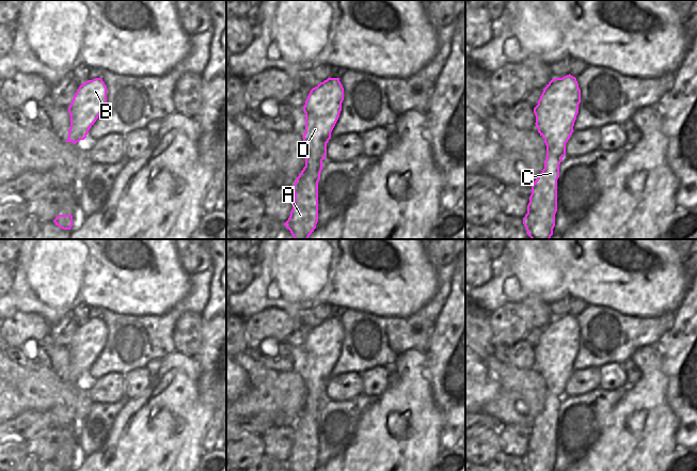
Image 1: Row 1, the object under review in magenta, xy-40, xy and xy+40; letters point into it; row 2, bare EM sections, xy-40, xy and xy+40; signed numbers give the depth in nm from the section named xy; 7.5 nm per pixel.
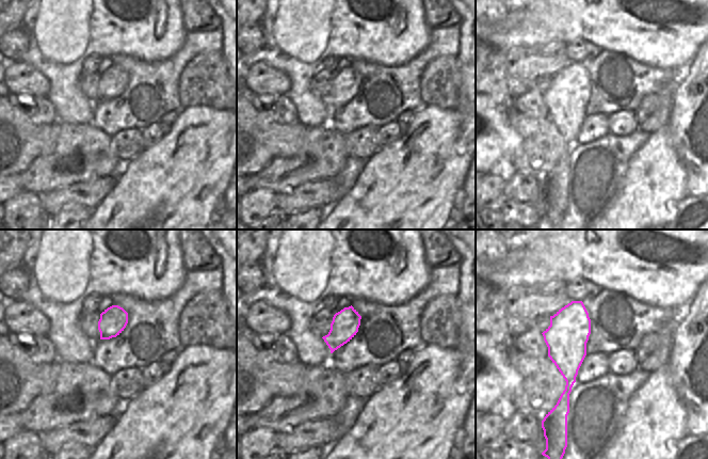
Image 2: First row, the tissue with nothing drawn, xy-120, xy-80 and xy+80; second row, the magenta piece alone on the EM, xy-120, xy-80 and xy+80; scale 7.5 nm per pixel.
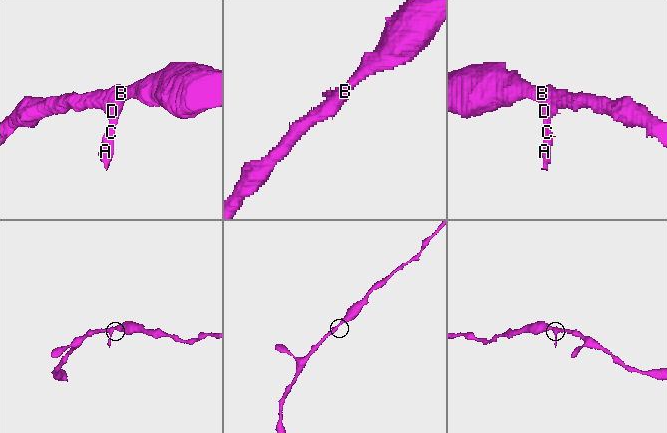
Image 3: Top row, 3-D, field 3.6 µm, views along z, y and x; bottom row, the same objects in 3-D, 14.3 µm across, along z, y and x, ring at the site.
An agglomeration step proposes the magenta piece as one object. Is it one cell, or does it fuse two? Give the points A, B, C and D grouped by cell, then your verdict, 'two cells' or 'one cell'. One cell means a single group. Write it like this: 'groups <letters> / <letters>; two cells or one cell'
groups A B C D; one cell

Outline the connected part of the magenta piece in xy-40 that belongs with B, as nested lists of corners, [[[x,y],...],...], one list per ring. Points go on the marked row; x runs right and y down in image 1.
[[[101,78],[88,80],[79,87],[69,107],[70,128],[65,142],[84,140],[107,103],[107,85]]]

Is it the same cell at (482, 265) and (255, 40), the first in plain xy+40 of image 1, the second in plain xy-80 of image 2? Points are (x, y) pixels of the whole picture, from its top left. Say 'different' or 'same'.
same

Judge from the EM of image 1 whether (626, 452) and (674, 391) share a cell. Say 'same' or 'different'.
different

